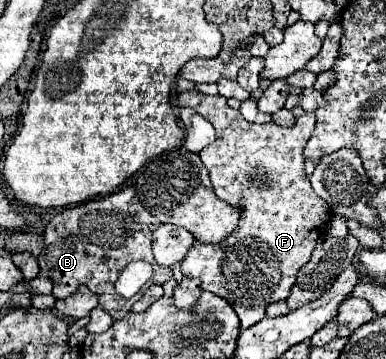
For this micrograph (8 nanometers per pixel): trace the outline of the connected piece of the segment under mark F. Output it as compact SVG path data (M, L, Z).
M187 90L179 94L179 106L189 106L207 118L215 132L217 140L207 146L199 156L203 166L209 170L213 190L219 200L229 202L231 206L239 208L239 224L231 236L227 236L221 244L201 244L197 242L187 258L181 262L181 272L187 278L201 278L201 286L207 292L213 292L225 298L241 320L241 328L249 328L263 320L265 308L273 302L285 300L299 268L311 258L317 238L325 232L327 222L331 218L329 204L317 196L311 188L311 182L305 174L305 160L303 160L303 146L315 128L315 114L303 112L293 126L277 126L277 124L251 124L247 122L239 110L233 110L227 104L227 98L221 94L207 96L197 90Z

